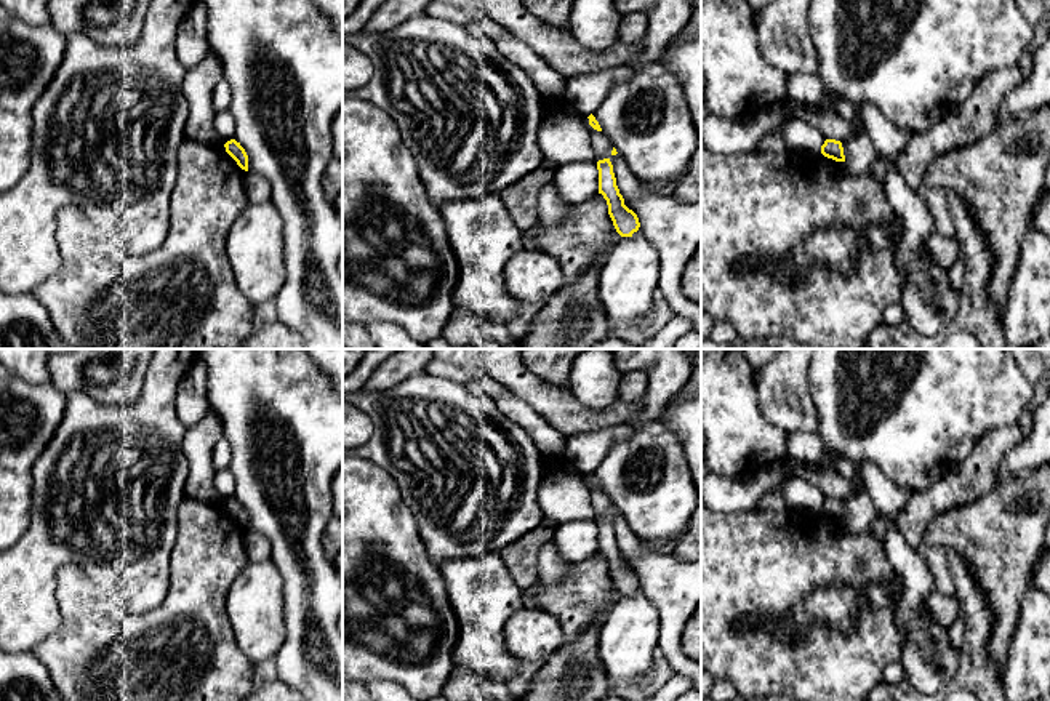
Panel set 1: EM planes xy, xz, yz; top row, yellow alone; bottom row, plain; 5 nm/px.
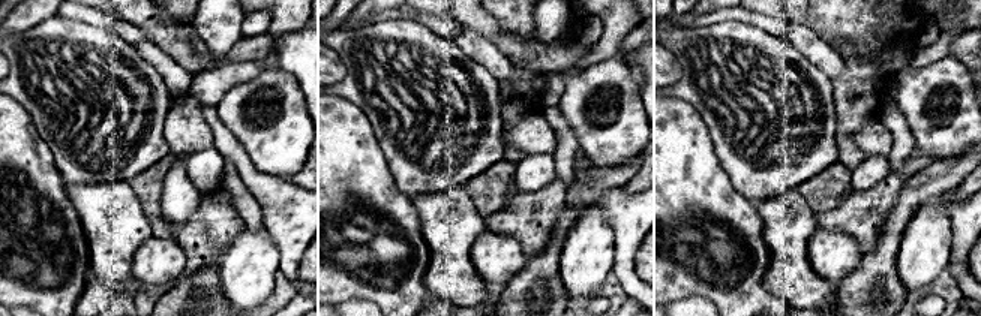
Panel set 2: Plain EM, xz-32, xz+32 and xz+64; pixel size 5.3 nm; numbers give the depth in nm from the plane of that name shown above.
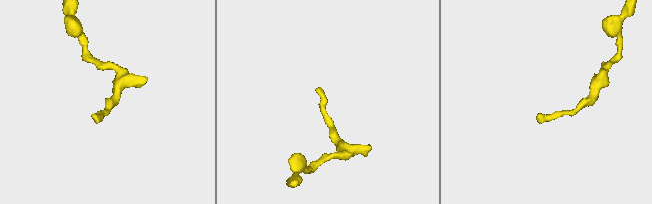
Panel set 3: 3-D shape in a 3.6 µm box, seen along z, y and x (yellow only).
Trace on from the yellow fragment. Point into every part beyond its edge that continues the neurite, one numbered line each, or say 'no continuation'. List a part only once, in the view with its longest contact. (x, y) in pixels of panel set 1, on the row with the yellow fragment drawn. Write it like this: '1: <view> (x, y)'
no continuation

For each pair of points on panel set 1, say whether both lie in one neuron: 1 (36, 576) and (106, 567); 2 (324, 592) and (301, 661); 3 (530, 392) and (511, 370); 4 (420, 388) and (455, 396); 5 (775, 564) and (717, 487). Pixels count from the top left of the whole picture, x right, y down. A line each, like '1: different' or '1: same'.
1: same
2: same
3: same
4: same
5: different

